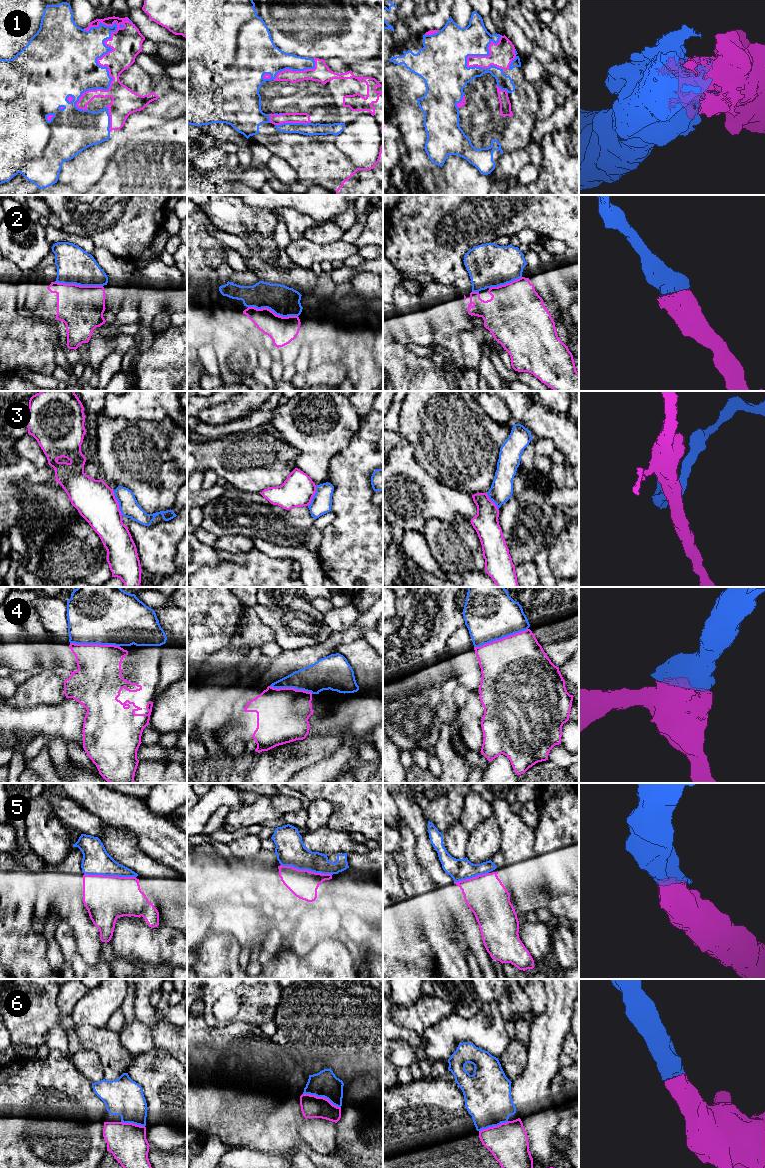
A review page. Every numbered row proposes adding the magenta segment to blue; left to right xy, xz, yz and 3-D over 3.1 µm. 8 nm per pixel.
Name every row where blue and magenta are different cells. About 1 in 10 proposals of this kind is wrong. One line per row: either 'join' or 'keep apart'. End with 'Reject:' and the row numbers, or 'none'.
1: join
2: join
3: keep apart
4: join
5: join
6: join
Reject: 3

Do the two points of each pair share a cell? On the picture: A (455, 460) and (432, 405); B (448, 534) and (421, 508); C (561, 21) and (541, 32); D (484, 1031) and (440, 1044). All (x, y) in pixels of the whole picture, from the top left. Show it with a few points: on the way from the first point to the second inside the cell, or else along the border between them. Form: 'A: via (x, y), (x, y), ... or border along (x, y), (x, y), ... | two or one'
A: via (455, 446), (452, 435), (441, 419) | one
B: border along (456, 518), (452, 522), (429, 519), (421, 530) | two
C: border along (556, 35), (564, 53) | two
D: via (473, 1031), (453, 1031), (451, 1033) | one

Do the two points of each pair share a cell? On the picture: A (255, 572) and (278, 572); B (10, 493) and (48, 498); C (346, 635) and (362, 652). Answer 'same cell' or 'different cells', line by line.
A: same cell
B: different cells
C: different cells

